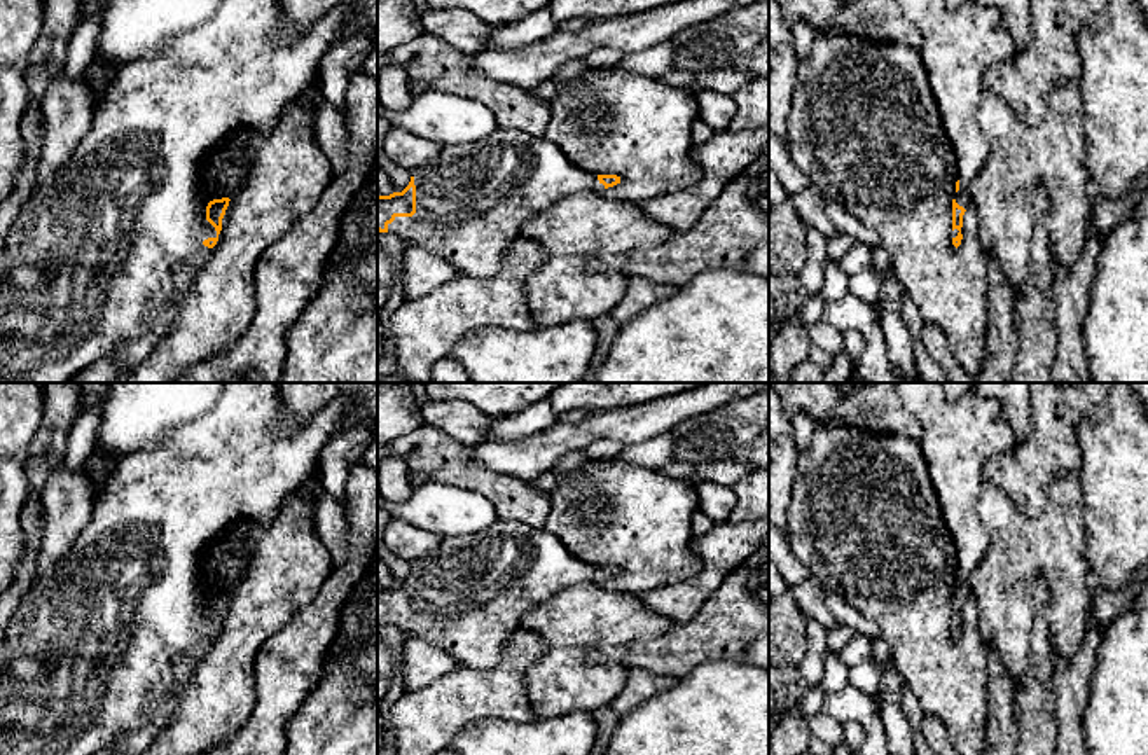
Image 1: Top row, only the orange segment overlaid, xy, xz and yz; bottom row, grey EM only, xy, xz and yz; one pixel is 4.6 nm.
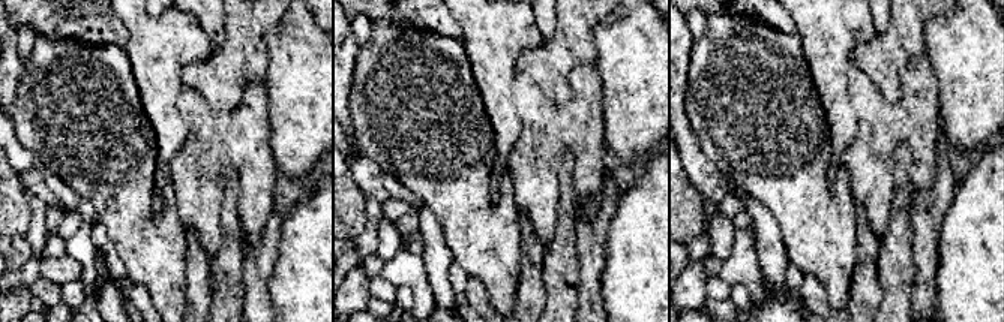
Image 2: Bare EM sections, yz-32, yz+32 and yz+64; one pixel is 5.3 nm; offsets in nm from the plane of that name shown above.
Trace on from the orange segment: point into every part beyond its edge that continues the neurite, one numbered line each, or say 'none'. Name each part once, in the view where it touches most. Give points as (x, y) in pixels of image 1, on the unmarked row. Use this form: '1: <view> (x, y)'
1: xz (470, 593)

